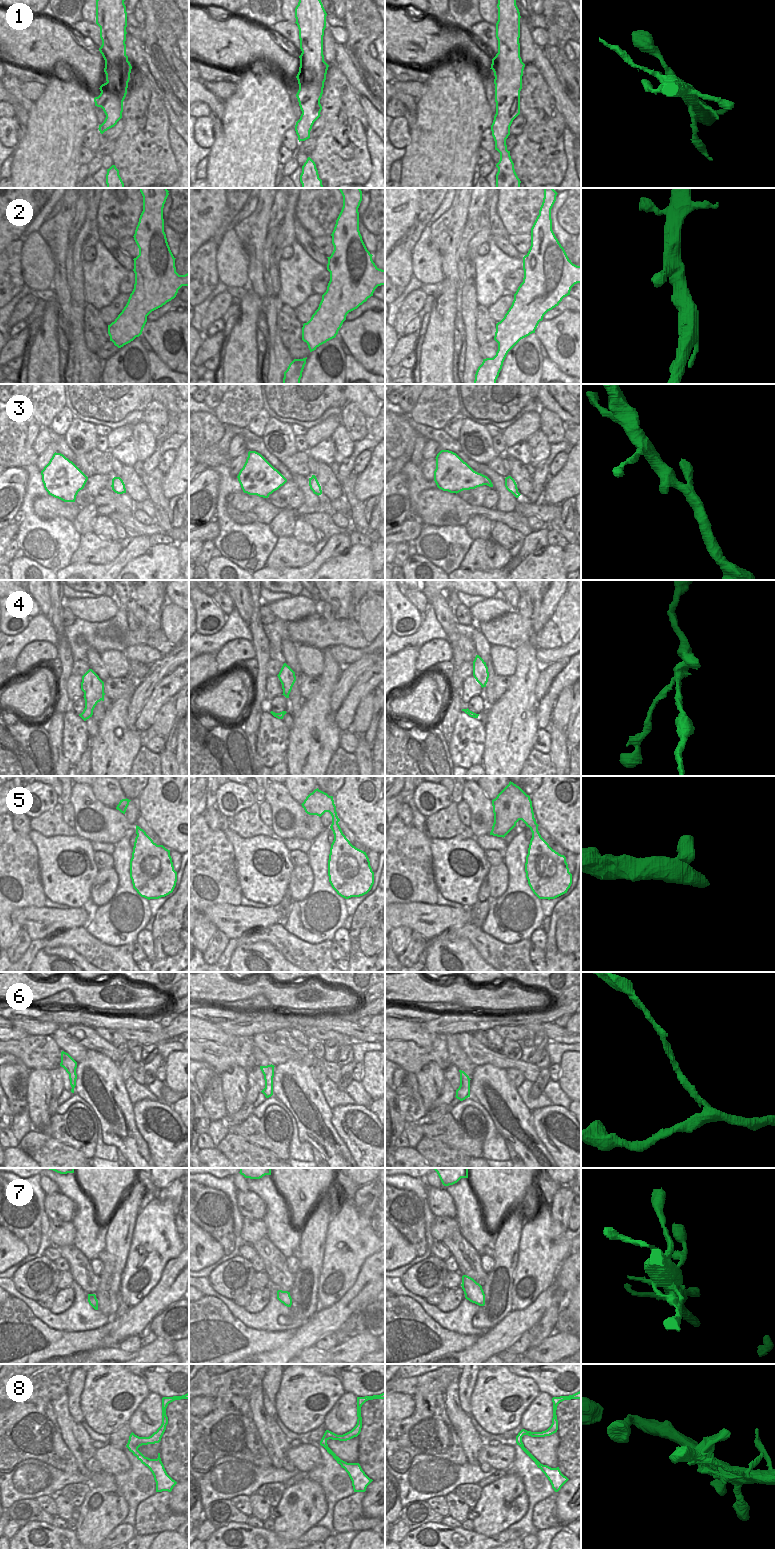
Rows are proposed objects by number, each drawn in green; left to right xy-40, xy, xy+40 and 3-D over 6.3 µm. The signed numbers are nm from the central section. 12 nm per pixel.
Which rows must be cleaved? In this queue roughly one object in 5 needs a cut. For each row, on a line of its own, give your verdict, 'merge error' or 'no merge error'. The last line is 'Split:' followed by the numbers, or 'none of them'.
1: no merge error
2: no merge error
3: no merge error
4: no merge error
5: no merge error
6: no merge error
7: no merge error
8: no merge error
Split: none of them

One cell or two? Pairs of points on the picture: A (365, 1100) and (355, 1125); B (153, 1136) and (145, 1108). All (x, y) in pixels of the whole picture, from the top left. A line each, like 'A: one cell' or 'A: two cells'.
A: two cells
B: one cell

